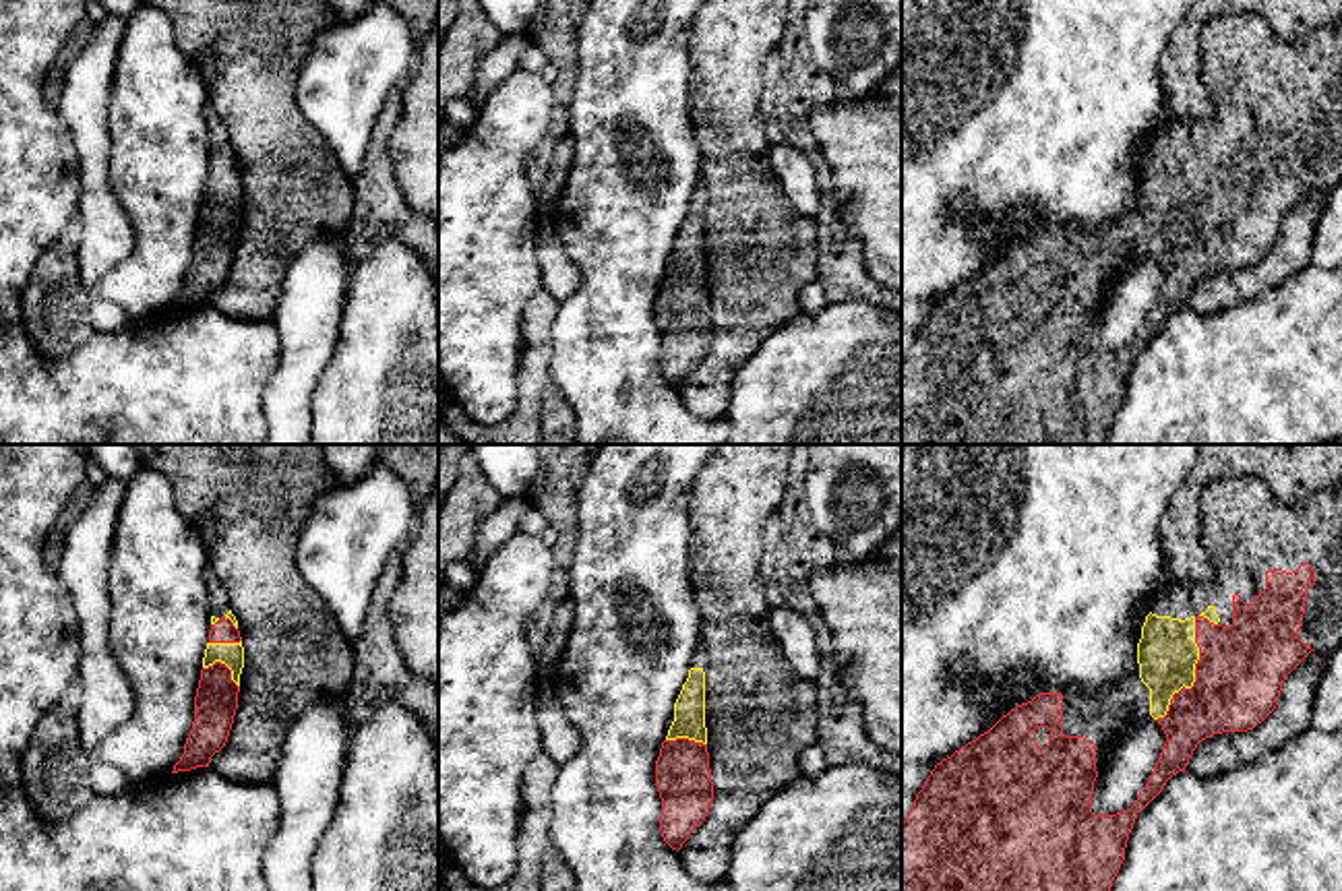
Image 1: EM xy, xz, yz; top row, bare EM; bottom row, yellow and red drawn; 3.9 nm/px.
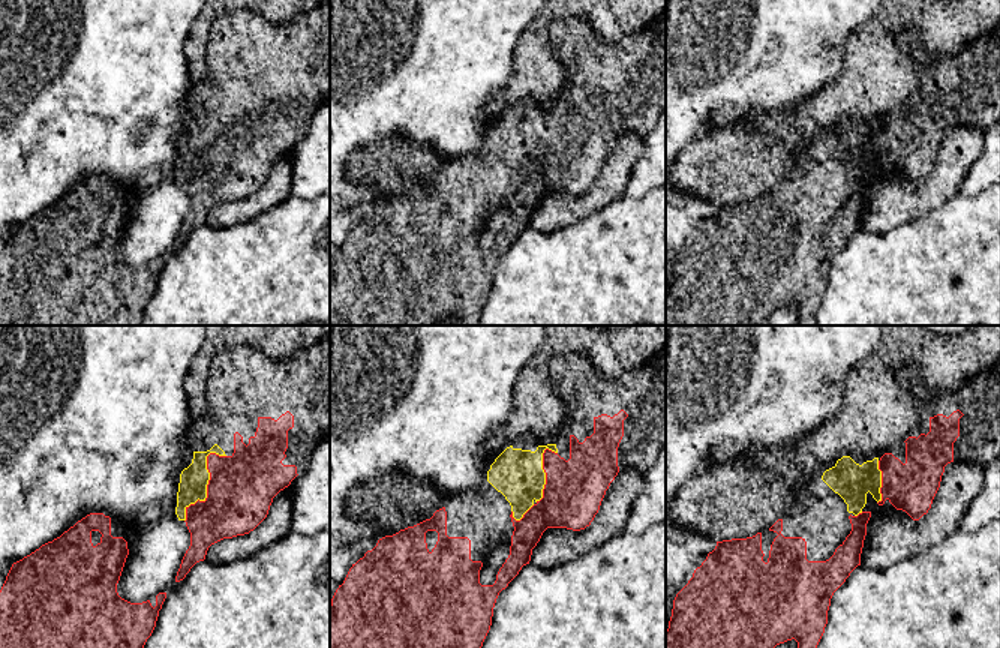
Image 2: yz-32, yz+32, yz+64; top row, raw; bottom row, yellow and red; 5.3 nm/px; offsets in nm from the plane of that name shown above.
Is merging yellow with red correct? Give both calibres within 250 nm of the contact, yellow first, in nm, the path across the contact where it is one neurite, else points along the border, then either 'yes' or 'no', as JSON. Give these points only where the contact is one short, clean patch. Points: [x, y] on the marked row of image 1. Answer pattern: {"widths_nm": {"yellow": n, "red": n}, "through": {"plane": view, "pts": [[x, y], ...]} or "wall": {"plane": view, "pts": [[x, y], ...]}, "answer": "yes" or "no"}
{"widths_nm": {"yellow": 240, "red": 340}, "answer": "yes"}

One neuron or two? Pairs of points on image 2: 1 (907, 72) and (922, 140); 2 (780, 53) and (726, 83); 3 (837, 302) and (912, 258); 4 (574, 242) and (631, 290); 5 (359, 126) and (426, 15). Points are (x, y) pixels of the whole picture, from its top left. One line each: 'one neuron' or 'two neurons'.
1: two neurons
2: one neuron
3: one neuron
4: one neuron
5: one neuron

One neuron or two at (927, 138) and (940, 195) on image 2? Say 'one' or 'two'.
two

